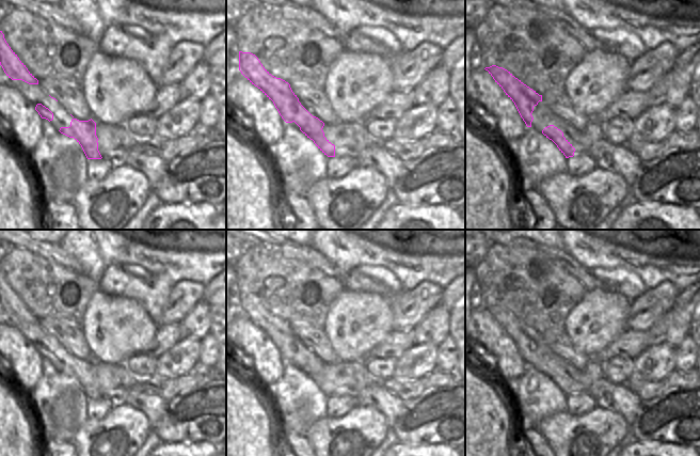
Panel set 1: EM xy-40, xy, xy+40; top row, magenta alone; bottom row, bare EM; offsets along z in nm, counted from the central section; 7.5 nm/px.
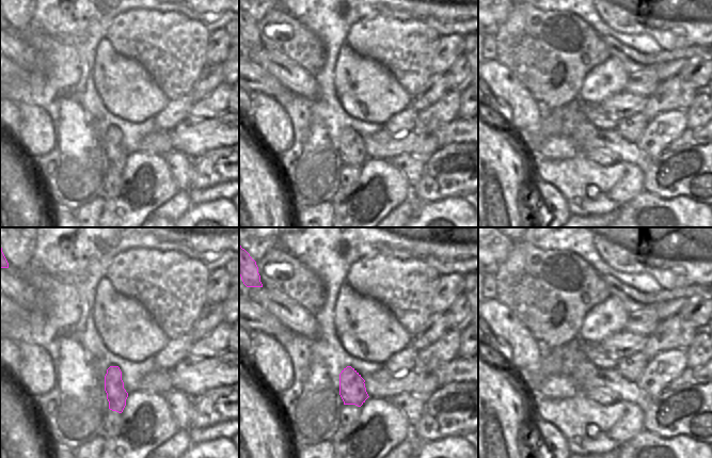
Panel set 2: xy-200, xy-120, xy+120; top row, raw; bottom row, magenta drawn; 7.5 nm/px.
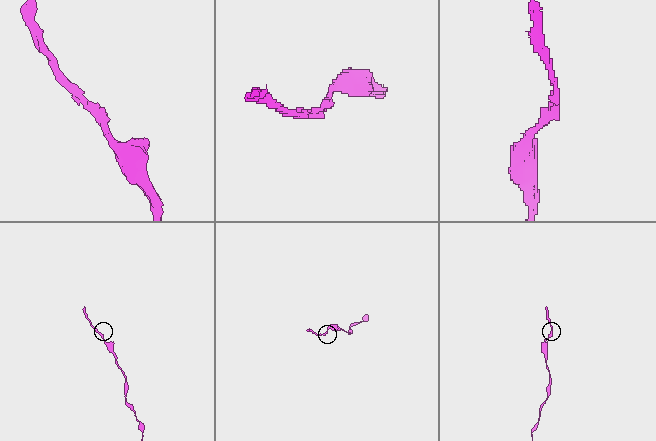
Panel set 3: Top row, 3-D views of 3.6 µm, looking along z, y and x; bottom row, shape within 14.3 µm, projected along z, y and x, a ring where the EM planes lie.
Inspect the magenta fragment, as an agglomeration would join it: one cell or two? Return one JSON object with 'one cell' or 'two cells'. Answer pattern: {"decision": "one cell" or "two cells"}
{"decision": "one cell"}

